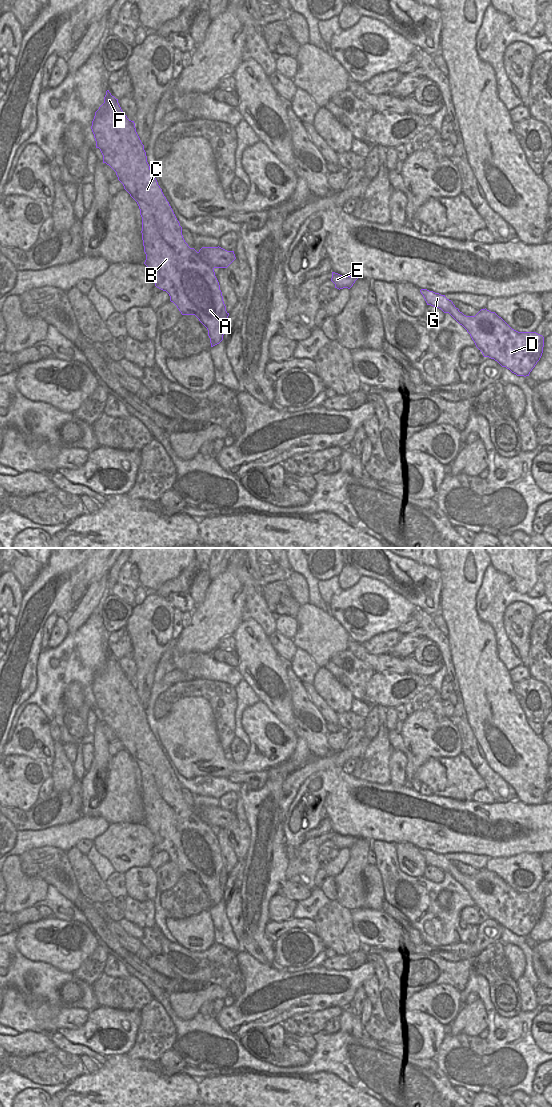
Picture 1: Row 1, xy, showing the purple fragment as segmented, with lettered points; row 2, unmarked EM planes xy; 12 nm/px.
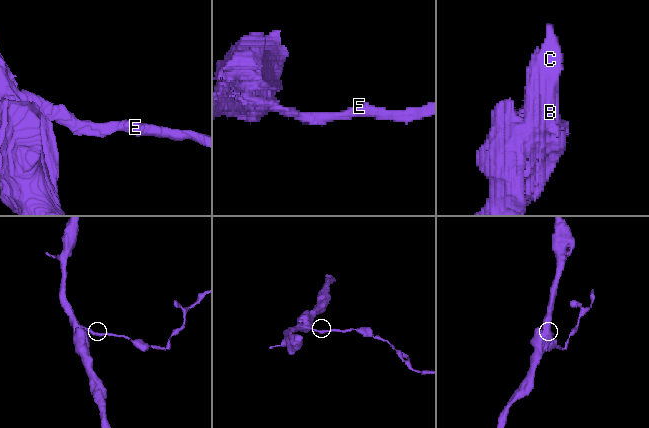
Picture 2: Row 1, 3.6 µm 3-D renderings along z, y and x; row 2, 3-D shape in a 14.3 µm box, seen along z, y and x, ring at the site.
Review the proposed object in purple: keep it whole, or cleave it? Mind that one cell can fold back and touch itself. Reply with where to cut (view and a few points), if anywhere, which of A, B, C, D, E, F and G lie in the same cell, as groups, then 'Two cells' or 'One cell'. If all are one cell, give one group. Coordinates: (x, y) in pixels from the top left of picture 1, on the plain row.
Split along xy (198, 812), (199, 816), (213, 828). Groups: A B C F / D E G. Two cells.

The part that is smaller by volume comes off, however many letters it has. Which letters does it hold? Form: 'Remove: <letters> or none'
Remove: D, E, G.

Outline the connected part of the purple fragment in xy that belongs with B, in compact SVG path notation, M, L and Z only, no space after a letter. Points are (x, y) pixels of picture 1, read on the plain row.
M109 650L106 651L104 663L95 672L91 689L96 708L99 708L103 715L103 723L116 732L124 749L139 766L146 814L144 824L153 834L155 846L169 854L170 861L177 866L182 875L195 875L199 879L208 890L211 907L219 904L223 900L229 873L226 871L214 828L185 802L182 787L150 730L135 683L127 678L118 659L112 656Z

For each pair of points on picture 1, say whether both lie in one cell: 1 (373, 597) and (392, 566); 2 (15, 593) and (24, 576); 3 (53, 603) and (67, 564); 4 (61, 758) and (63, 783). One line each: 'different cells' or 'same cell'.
1: different cells
2: different cells
3: same cell
4: same cell

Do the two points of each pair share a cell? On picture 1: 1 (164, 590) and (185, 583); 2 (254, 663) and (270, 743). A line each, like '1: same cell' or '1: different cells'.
1: same cell
2: different cells

